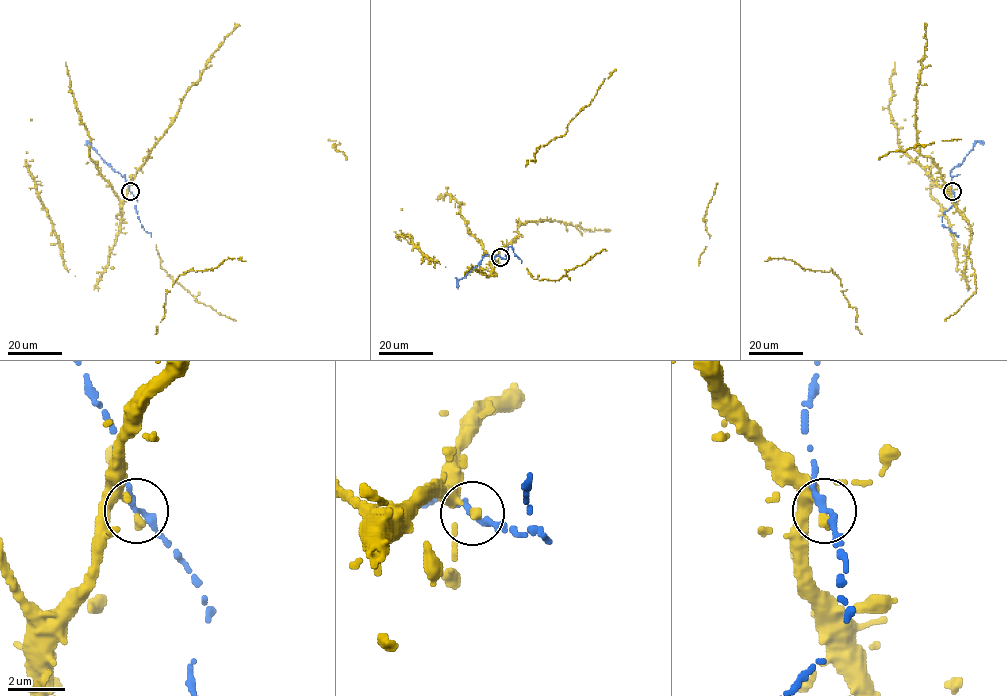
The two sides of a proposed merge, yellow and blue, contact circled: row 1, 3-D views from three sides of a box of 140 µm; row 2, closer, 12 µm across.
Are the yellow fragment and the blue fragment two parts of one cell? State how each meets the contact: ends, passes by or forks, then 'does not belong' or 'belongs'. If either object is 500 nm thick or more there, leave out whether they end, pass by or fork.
yellow ends | blue passes by | belongs

